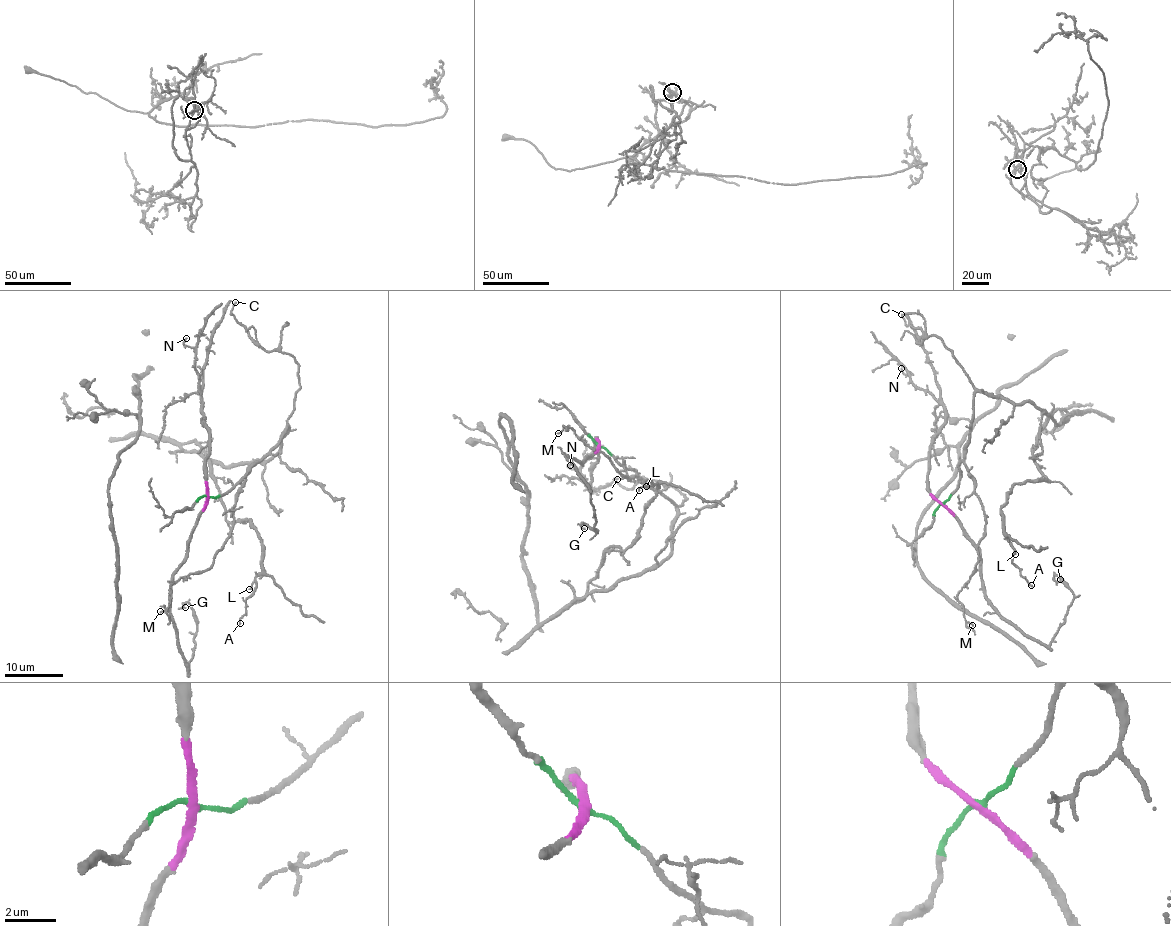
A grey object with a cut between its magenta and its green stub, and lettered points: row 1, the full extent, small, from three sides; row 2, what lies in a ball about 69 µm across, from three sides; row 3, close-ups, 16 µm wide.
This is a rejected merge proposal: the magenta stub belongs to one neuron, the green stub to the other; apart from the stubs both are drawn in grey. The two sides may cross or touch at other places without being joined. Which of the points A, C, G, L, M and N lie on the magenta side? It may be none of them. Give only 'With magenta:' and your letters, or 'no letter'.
With magenta: G, N

